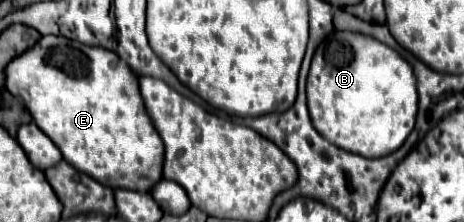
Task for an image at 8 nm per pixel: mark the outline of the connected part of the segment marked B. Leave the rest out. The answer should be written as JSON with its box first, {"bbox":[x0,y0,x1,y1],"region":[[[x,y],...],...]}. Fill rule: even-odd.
{"bbox":[308,31,418,157],"region":[[[332,31],[312,59],[308,111],[314,129],[332,145],[364,157],[384,157],[406,141],[416,123],[418,91],[412,67],[400,53],[374,37]]]}

